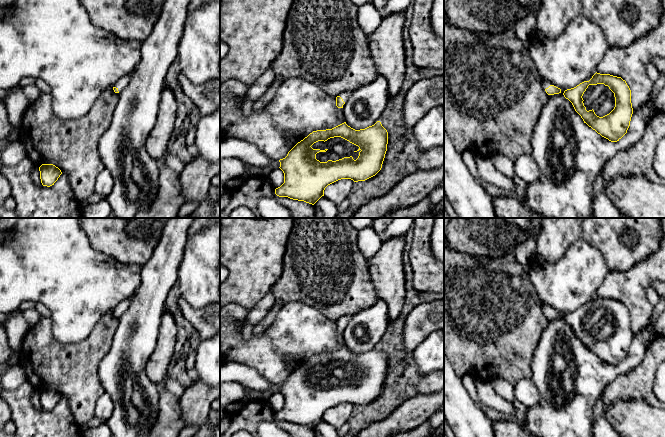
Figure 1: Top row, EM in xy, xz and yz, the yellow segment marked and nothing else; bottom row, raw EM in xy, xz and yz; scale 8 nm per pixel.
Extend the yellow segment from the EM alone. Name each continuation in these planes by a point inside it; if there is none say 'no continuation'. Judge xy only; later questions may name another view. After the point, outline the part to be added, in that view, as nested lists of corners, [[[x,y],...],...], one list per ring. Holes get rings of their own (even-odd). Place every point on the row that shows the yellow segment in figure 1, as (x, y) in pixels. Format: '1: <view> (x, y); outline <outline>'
1: xy (121, 83); outline [[[127,74],[115,83],[114,87],[116,87],[118,89],[119,93],[125,88],[125,86],[129,82],[130,76],[131,76],[131,74]]]

